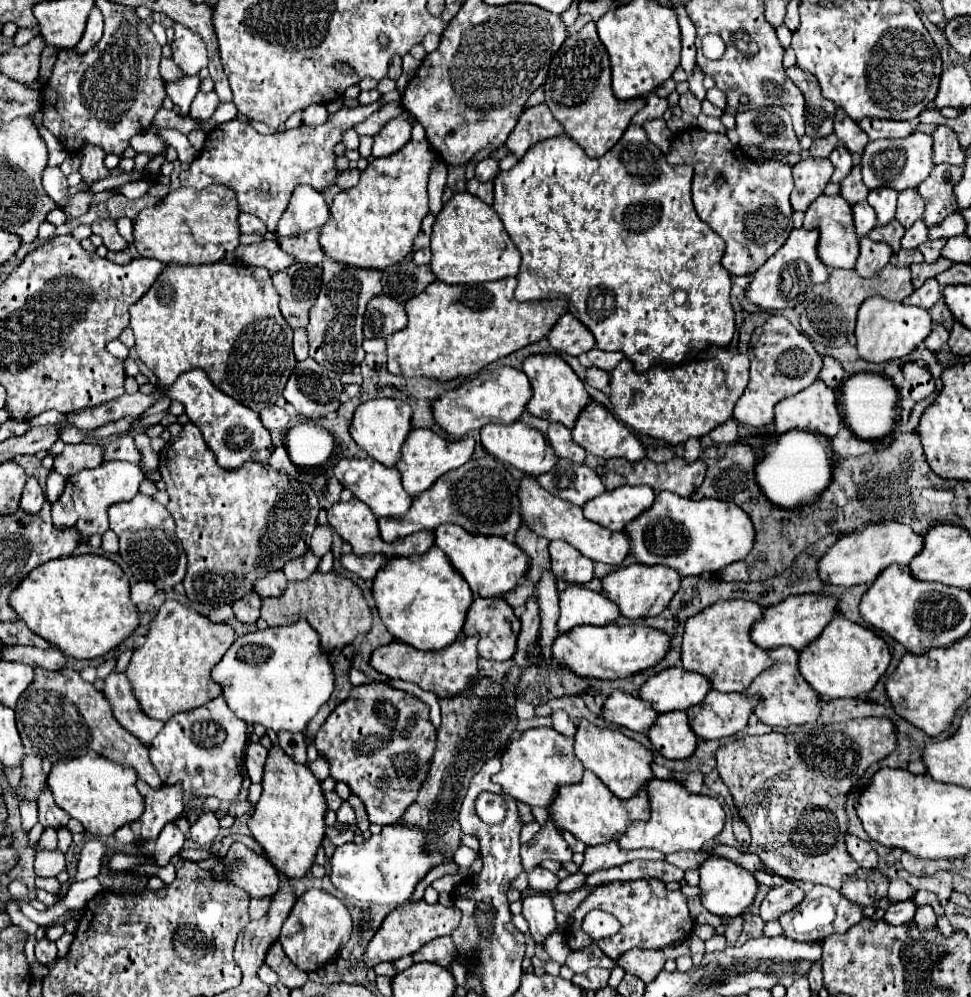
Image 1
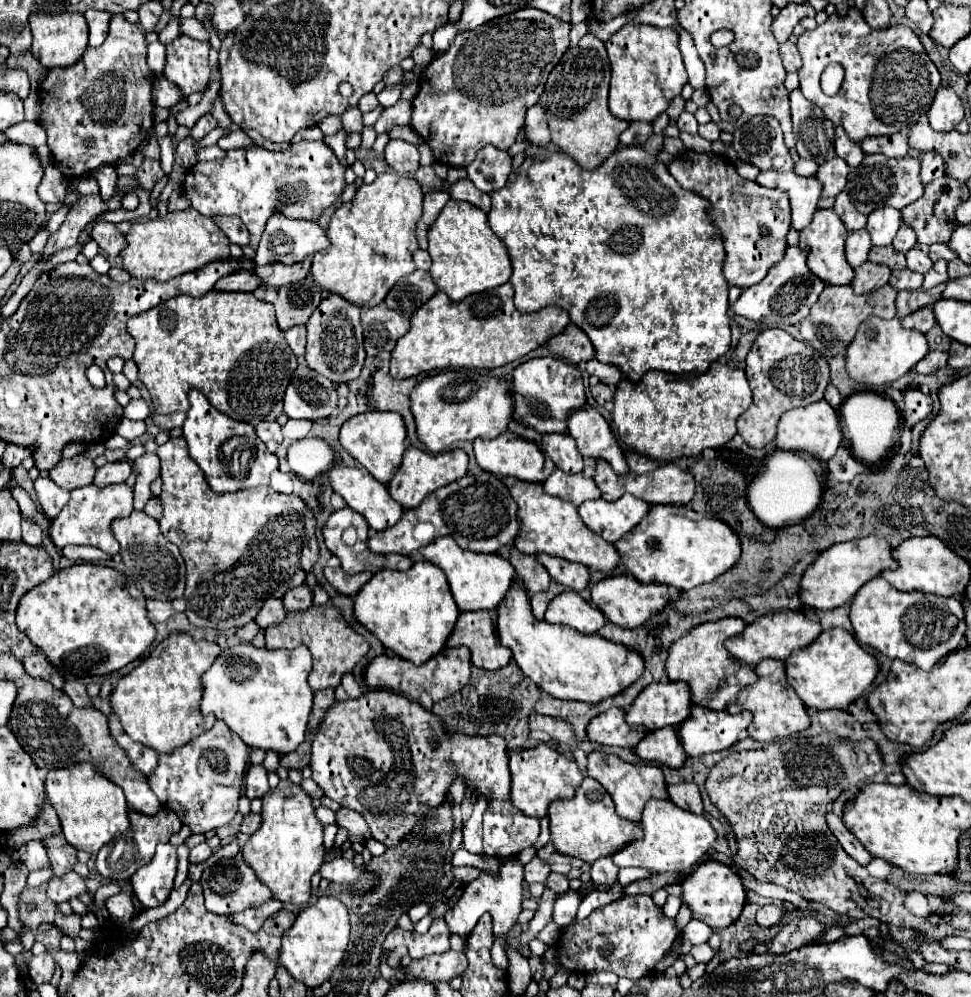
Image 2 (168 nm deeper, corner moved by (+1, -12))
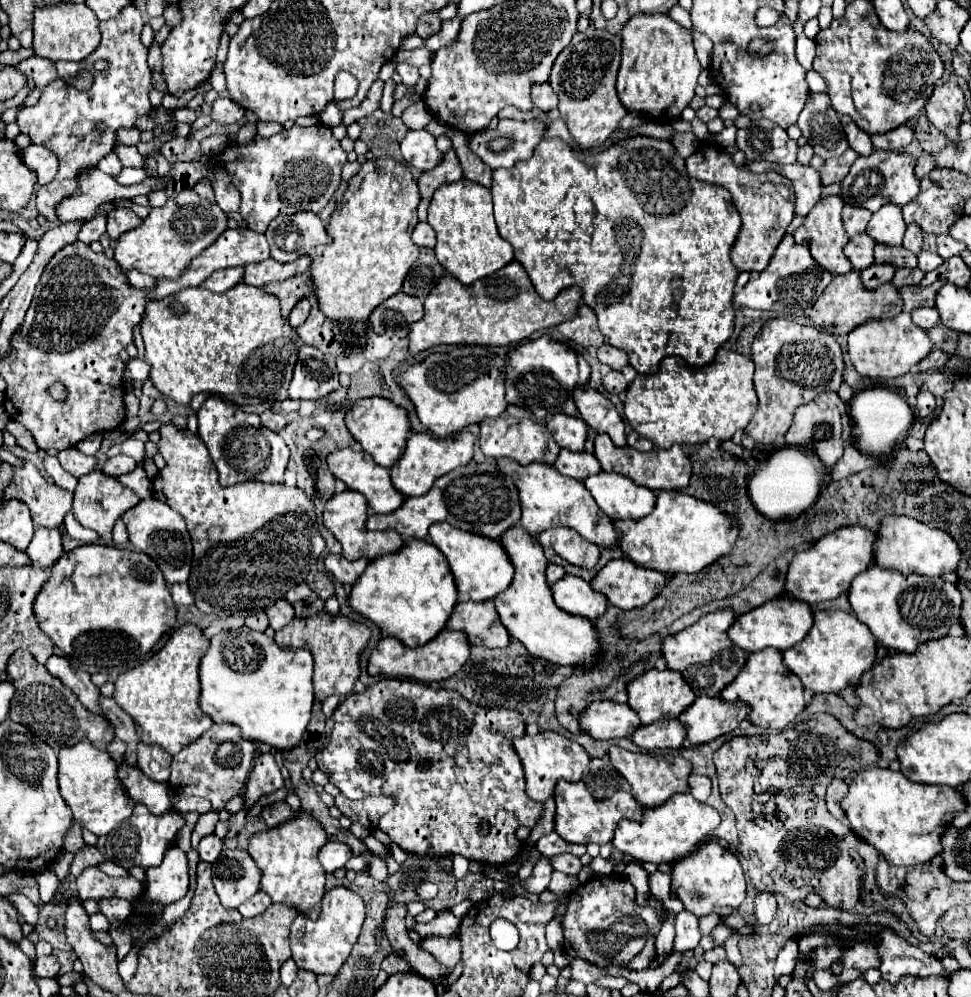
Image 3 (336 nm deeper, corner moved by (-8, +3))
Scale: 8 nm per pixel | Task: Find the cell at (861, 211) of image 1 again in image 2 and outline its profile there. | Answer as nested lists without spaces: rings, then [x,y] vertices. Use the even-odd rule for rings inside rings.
[[[865,229],[857,231],[857,235],[849,235],[847,243],[845,243],[845,257],[847,263],[857,269],[859,265],[863,265],[867,261],[871,243],[869,243],[869,235],[865,235]]]

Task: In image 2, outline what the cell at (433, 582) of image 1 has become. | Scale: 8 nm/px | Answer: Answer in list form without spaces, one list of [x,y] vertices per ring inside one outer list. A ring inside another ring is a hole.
[[[425,559],[415,561],[409,571],[385,569],[375,573],[357,593],[353,605],[357,623],[367,627],[389,653],[415,665],[429,661],[445,647],[445,639],[451,635],[457,615],[459,611],[453,603],[445,573]]]

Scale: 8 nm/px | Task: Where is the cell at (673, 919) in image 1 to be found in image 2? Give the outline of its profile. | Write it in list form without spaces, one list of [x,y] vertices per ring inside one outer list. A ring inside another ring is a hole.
[[[633,895],[599,907],[587,919],[563,927],[557,941],[559,963],[567,971],[613,971],[619,977],[637,981],[655,973],[655,963],[669,953],[679,933],[681,931],[675,927],[675,921],[667,919],[649,895]]]

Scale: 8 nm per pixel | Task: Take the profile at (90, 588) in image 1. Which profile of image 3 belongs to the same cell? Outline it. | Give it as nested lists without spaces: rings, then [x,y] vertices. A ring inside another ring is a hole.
[[[88,544],[66,552],[50,572],[50,578],[38,592],[34,616],[42,632],[74,662],[90,666],[120,666],[146,656],[160,636],[176,622],[176,606],[162,572],[144,552],[128,552],[112,546]]]

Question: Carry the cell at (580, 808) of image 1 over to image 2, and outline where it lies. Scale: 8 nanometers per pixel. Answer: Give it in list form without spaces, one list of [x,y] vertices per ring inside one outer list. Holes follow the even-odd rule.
[[[581,749],[573,751],[573,755],[575,755],[575,761],[585,777],[583,777],[573,799],[553,801],[549,805],[551,843],[557,847],[557,851],[561,855],[579,857],[585,863],[593,863],[599,857],[609,857],[609,855],[621,851],[621,847],[625,847],[629,841],[641,839],[641,825],[627,821],[627,819],[621,819],[615,813],[615,803],[609,797],[609,793],[605,791],[605,787],[585,773],[587,755]]]

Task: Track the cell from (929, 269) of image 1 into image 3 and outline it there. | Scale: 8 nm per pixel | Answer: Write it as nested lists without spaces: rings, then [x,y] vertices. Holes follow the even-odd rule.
[[[946,280],[934,282],[930,286],[906,286],[900,288],[900,296],[904,300],[904,312],[912,312],[914,308],[922,308],[922,306],[934,306],[934,296],[938,294],[938,290],[946,284]]]

